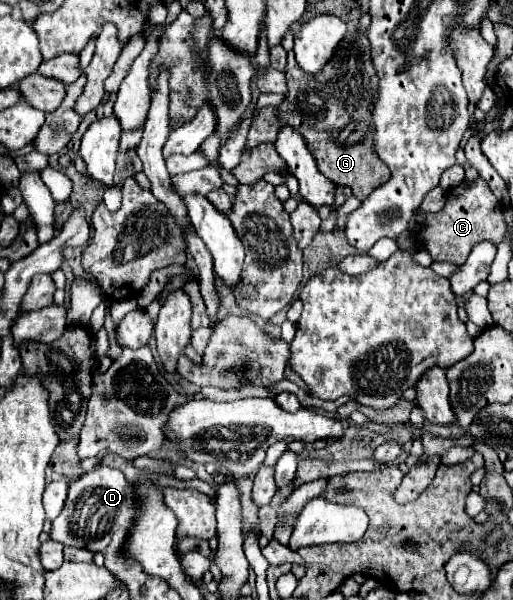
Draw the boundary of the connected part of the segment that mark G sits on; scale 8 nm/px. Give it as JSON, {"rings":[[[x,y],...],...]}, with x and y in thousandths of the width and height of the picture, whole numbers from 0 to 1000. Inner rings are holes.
{"rings":[[[684,45],[665,68],[665,78],[657,78],[649,98],[634,105],[630,118],[618,125],[595,125],[595,118],[579,112],[575,92],[563,88],[556,125],[563,145],[556,172],[501,185],[493,212],[481,225],[481,245],[489,248],[513,235],[532,238],[544,205],[563,205],[587,225],[595,225],[595,235],[618,265],[622,285],[653,308],[684,312],[692,328],[708,335],[731,315],[731,295],[758,295],[758,278],[750,278],[727,252],[727,172],[735,168],[735,118],[727,118],[715,55]],[[532,185],[544,185],[548,202],[532,192]]]}

